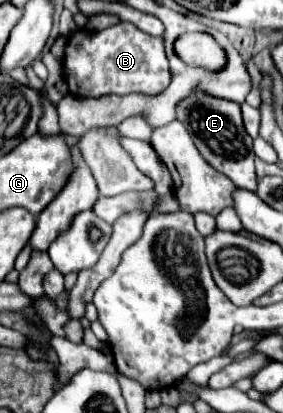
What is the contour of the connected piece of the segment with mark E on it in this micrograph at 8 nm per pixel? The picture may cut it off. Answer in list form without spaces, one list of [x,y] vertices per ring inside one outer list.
[[[193,91],[189,99],[181,99],[181,103],[177,103],[175,119],[185,125],[197,151],[211,167],[227,175],[237,187],[255,191],[257,177],[253,165],[253,139],[243,127],[239,103],[229,103],[229,99],[213,99],[213,95],[201,95],[201,91]]]

